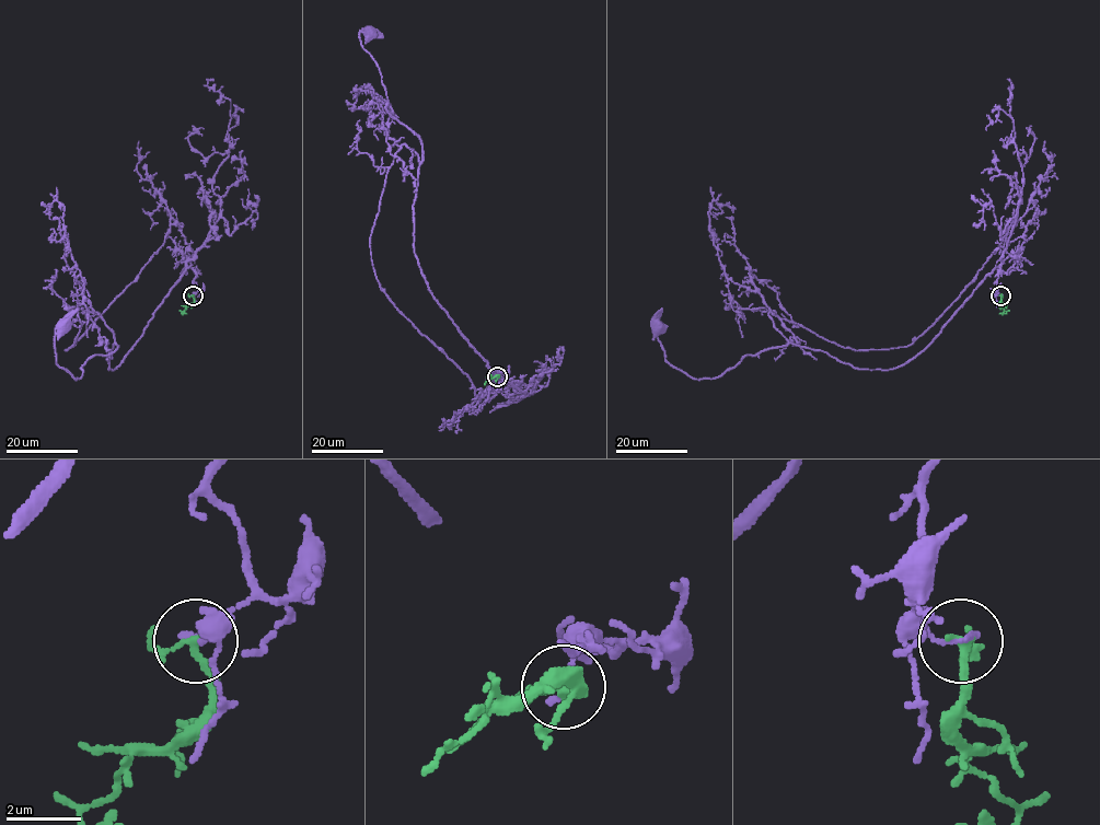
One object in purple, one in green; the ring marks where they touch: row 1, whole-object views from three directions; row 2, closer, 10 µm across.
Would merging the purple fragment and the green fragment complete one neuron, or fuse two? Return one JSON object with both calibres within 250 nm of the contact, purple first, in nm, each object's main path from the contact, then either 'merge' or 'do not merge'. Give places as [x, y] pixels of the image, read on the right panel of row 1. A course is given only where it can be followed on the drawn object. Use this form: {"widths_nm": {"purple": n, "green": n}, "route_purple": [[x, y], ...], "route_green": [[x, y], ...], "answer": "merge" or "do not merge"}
{"widths_nm": {"purple": 160, "green": 150}, "route_purple": [[1000, 295], [996, 267], [914, 357], [858, 370], [790, 344], [760, 293], [726, 276], [717, 219]], "route_green": [[1000, 295], [1005, 311], [999, 313]], "answer": "do not merge"}

